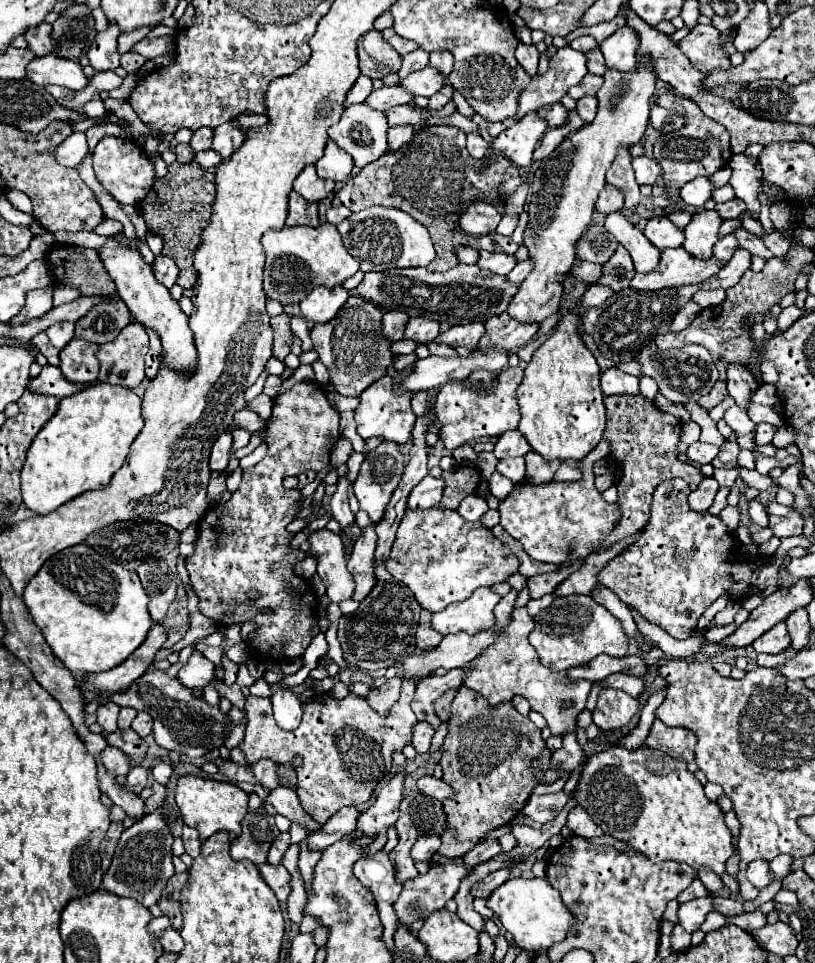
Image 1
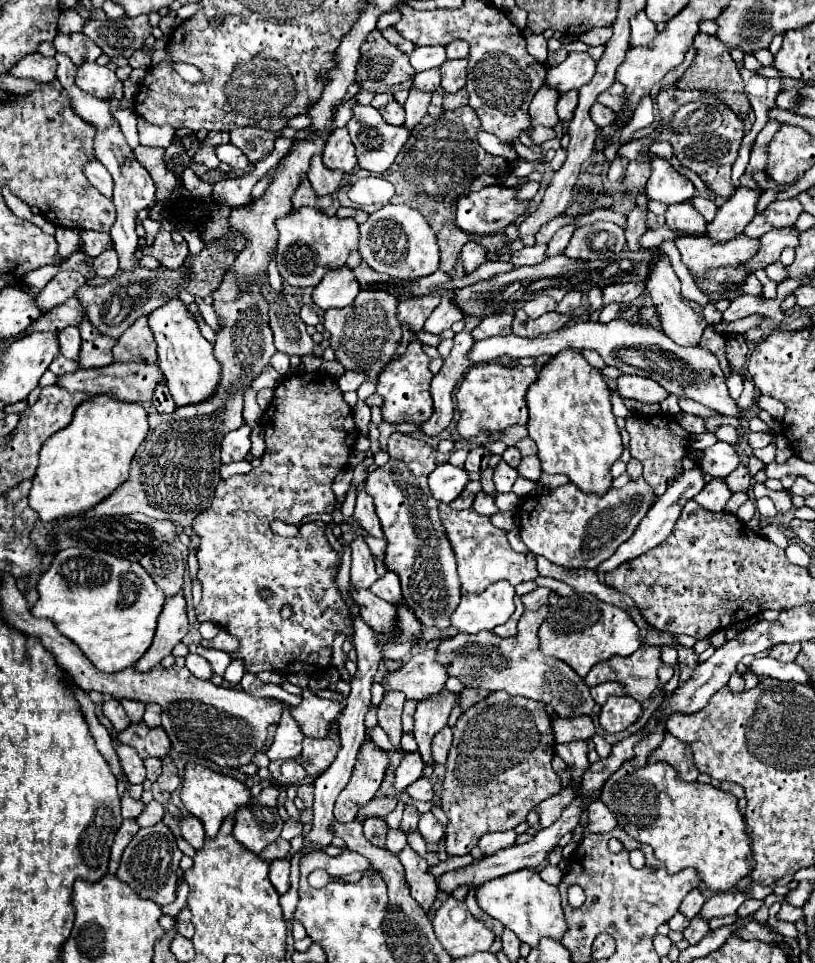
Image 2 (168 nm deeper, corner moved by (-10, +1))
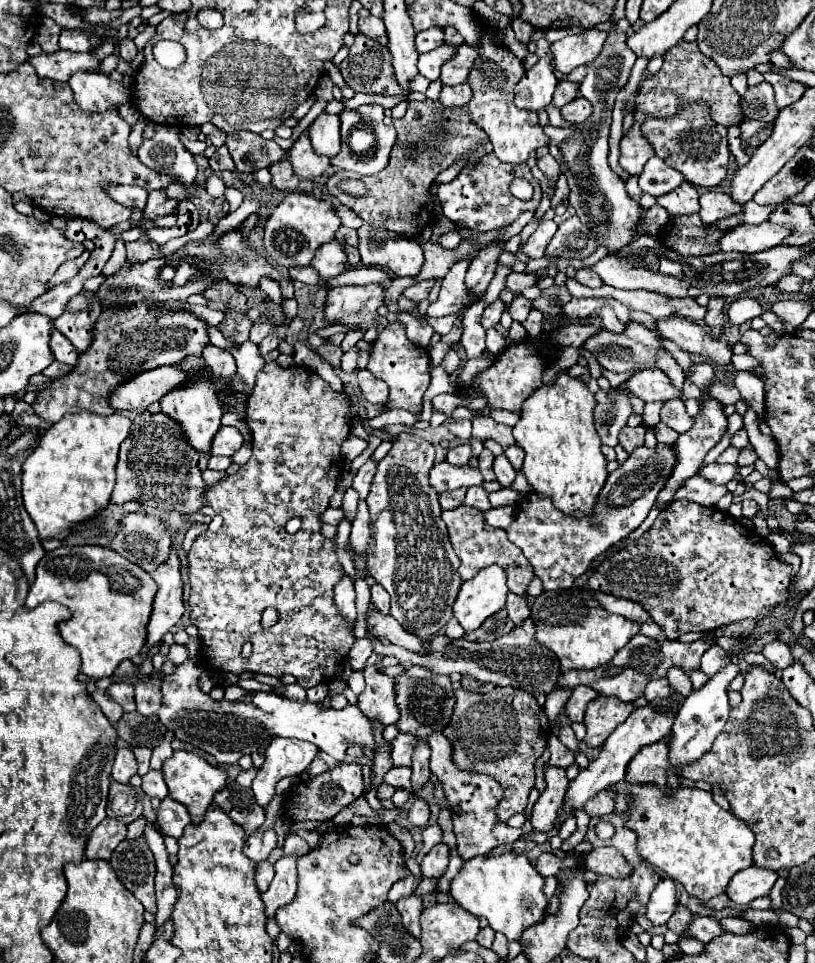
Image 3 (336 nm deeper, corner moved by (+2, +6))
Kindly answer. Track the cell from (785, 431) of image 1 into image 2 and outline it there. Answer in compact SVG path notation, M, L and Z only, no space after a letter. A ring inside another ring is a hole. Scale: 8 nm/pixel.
M771 443L765 448L753 450L753 455L760 459L765 465L767 465L774 461L776 450L776 444Z

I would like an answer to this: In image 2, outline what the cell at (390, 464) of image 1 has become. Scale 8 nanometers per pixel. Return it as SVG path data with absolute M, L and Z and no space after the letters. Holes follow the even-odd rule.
M395 432L389 438L389 462L379 466L367 478L367 492L375 498L377 516L387 540L383 564L401 580L405 604L423 626L449 628L449 616L461 600L461 584L457 576L457 558L445 536L439 518L439 504L427 484L427 476L435 470L435 450L409 434Z

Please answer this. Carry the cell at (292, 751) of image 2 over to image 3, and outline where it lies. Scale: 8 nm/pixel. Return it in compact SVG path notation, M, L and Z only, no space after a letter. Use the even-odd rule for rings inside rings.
M273 737L265 749L265 763L253 779L253 793L257 803L265 807L275 795L275 783L283 777L293 777L305 771L319 749L309 741Z

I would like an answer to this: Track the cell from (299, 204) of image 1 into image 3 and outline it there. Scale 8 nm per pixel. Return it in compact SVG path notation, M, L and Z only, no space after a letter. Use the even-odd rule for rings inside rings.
M287 159L279 161L279 163L273 163L269 171L271 171L271 177L273 177L273 187L277 191L303 191L303 193L309 193L313 189L311 181L303 181L303 179L295 177L295 173L291 169L291 163Z

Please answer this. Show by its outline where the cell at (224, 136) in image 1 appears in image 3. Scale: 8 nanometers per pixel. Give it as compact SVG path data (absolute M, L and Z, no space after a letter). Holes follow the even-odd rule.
M221 145L213 157L209 157L209 167L213 171L233 171L235 169L235 163L227 151L225 145Z

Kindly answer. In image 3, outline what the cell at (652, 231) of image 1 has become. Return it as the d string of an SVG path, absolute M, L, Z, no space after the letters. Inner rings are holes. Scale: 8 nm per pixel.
M683 183L677 187L677 191L671 191L669 195L657 197L657 203L667 209L669 215L691 215L699 213L699 193L691 183Z

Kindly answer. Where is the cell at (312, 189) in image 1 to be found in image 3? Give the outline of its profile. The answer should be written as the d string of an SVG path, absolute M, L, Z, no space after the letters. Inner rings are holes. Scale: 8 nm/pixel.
M301 135L295 141L295 145L289 151L289 159L291 159L291 165L293 165L293 173L299 179L309 179L309 181L319 179L331 165L331 161L327 157L319 157L313 151L307 135Z

